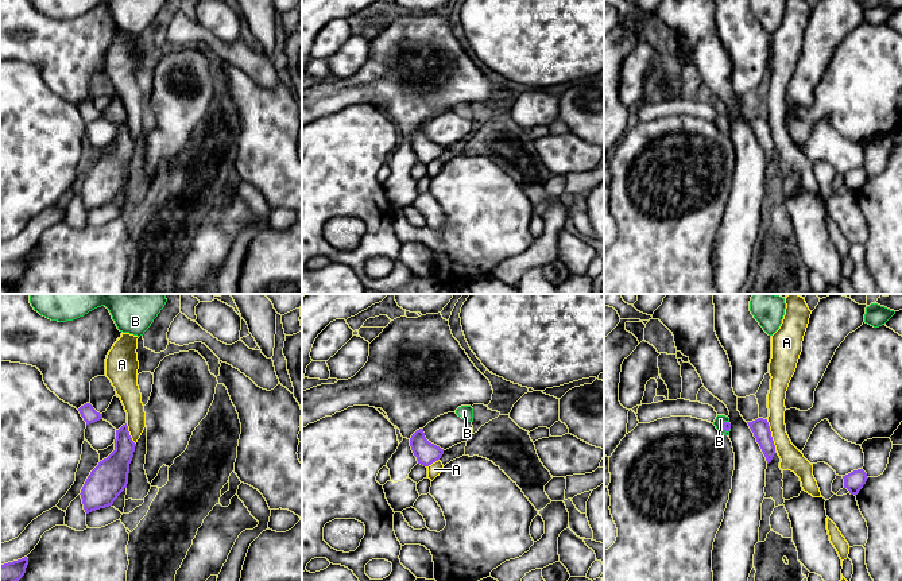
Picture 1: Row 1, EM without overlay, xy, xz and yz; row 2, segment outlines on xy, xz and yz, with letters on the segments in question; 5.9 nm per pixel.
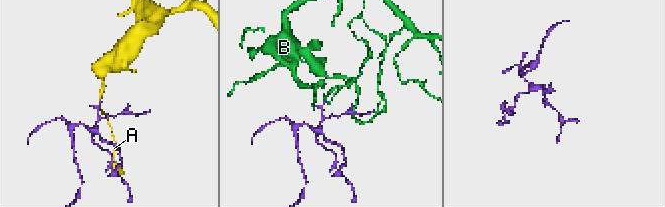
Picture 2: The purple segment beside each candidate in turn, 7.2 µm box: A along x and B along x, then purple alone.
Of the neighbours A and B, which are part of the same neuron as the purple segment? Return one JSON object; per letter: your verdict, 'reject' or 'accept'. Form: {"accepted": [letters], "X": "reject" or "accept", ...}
{"accepted": ["B"], "A": "reject", "B": "accept"}

